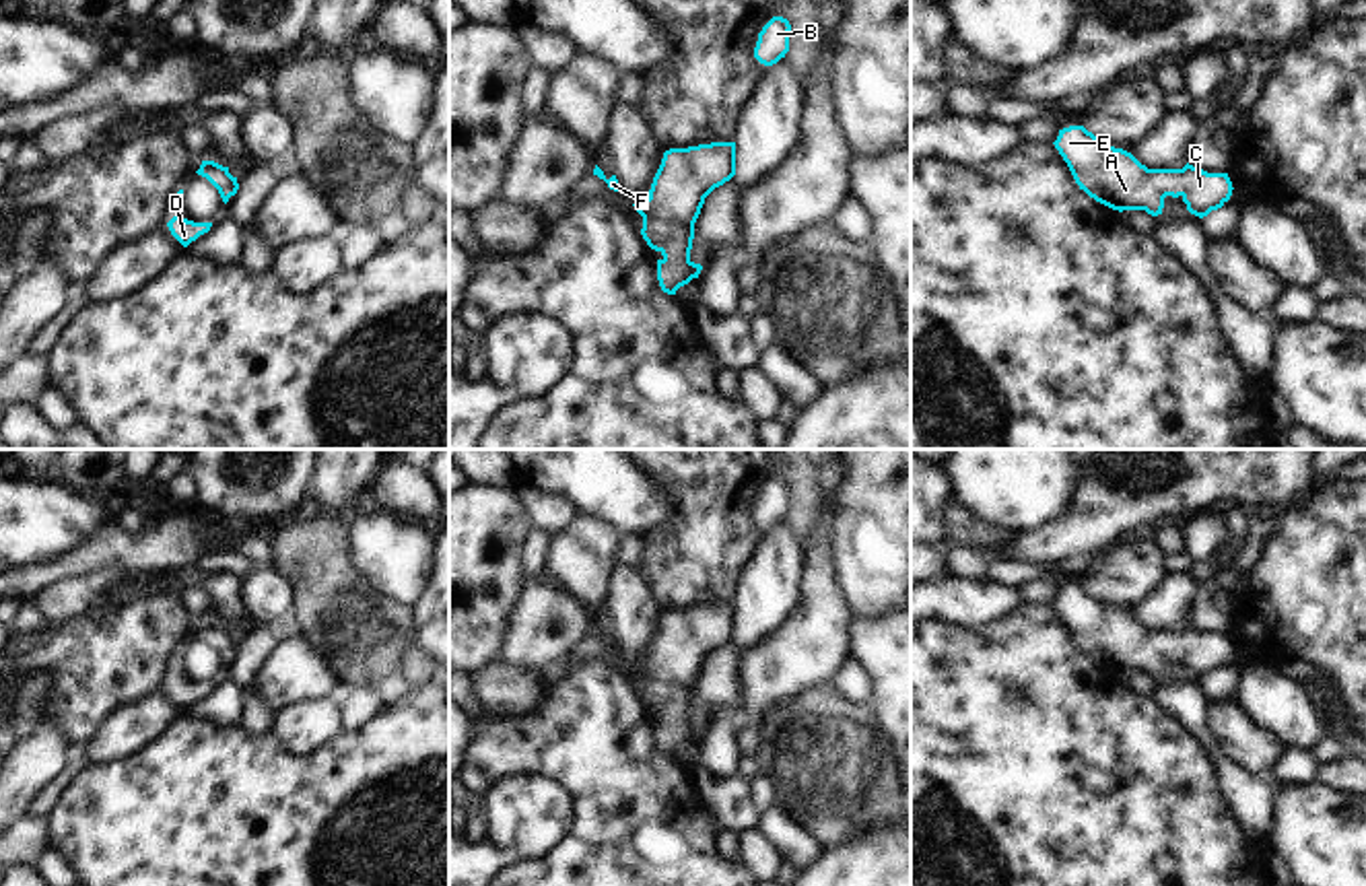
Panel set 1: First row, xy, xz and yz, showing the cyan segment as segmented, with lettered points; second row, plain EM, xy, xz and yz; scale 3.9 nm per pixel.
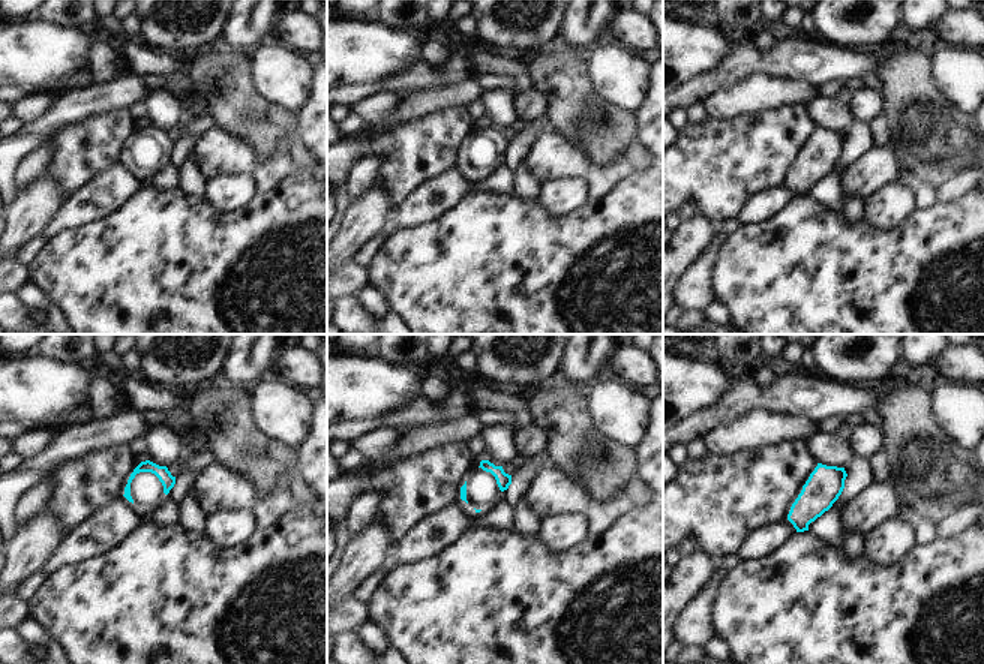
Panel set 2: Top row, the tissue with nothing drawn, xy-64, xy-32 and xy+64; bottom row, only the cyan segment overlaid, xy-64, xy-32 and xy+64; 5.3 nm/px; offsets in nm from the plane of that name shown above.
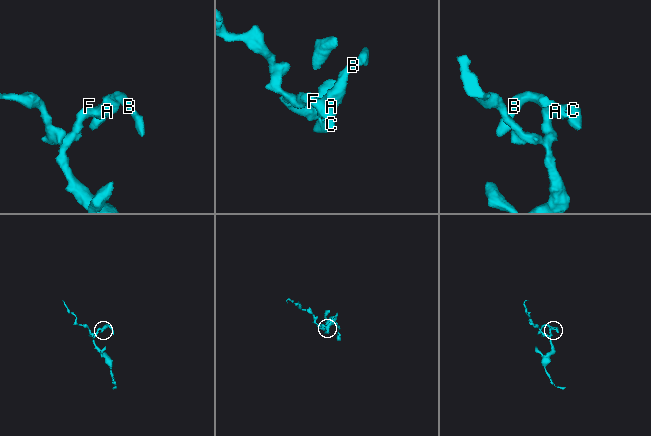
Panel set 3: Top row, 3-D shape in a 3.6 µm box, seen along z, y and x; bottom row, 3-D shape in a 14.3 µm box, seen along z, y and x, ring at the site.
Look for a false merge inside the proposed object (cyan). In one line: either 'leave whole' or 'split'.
leave whole

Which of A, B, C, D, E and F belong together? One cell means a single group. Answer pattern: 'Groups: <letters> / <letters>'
Groups: A B C D E F.

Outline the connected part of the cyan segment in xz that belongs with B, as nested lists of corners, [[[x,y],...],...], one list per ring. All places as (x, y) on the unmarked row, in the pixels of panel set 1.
[[[773,478],[758,495],[754,519],[764,527],[773,527],[785,519],[789,513],[789,492],[791,486],[787,480]]]

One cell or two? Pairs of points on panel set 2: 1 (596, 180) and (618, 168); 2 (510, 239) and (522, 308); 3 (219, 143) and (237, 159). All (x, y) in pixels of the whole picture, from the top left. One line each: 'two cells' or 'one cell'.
1: one cell
2: one cell
3: one cell

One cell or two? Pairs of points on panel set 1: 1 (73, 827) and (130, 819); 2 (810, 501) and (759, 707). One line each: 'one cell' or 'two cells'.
1: one cell
2: two cells

